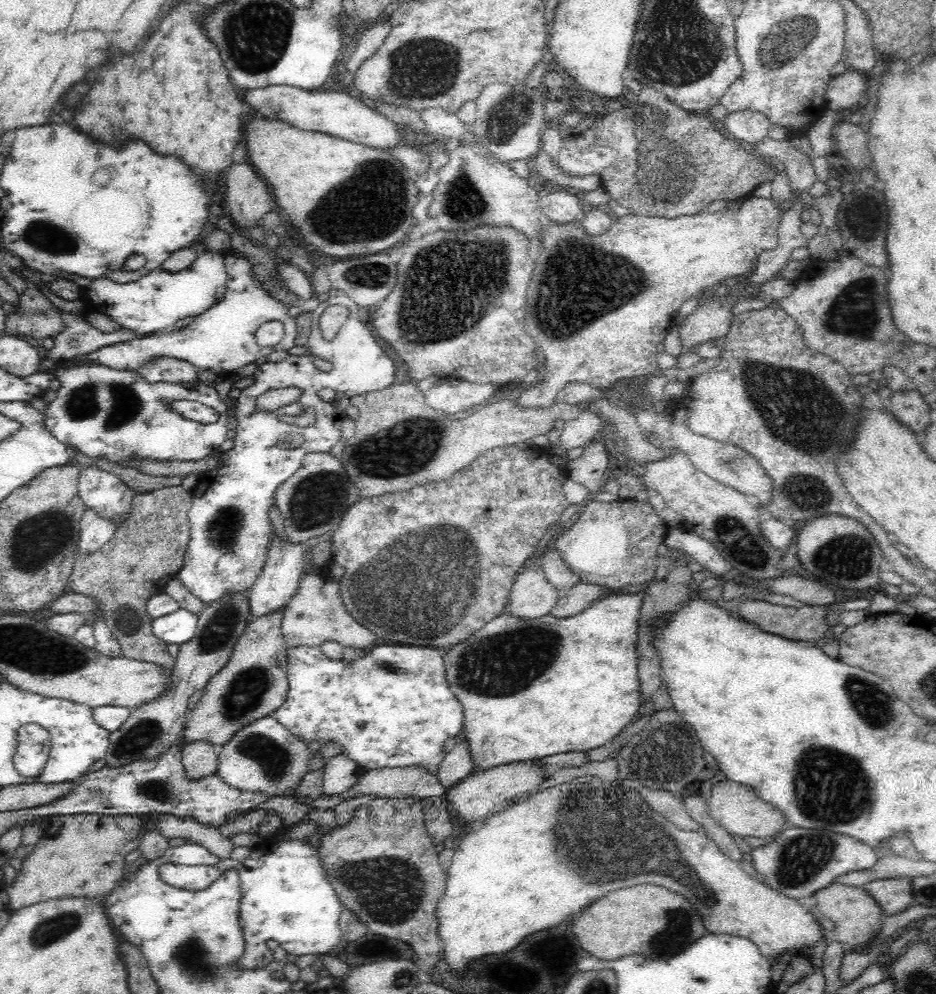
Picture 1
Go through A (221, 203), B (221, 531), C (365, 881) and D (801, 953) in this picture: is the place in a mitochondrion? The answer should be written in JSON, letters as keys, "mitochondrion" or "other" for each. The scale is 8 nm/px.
{"A":"other","B":"mitochondrion","C":"mitochondrion","D":"other"}

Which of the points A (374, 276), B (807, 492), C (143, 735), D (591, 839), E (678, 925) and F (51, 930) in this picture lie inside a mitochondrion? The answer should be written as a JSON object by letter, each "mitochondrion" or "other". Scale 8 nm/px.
{"A":"mitochondrion","B":"mitochondrion","C":"mitochondrion","D":"mitochondrion","E":"mitochondrion","F":"mitochondrion"}

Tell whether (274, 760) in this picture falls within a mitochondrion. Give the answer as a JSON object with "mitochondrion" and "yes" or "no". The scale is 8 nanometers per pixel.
{"mitochondrion":"yes"}

